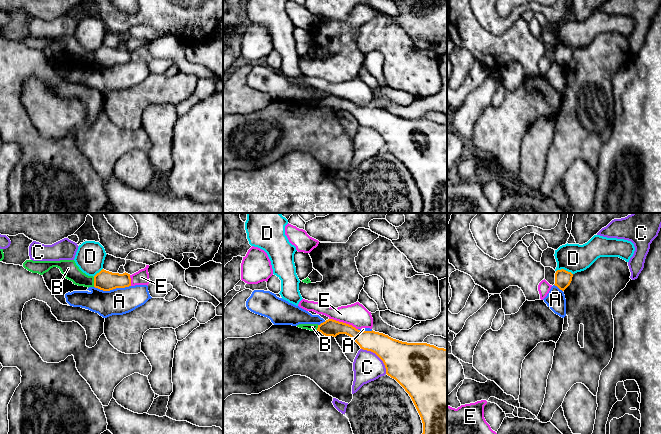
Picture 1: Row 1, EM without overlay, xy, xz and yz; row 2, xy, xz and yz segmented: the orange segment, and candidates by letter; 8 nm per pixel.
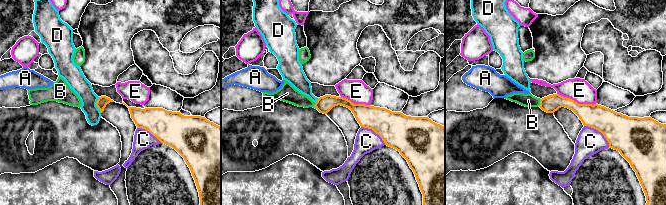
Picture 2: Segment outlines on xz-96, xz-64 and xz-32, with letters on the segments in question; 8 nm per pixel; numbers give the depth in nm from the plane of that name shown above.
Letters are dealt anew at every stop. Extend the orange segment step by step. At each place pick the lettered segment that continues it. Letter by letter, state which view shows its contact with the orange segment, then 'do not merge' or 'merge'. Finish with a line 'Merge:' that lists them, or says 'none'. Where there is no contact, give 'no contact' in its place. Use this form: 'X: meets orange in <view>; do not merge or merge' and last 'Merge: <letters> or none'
A: meets orange in xy; do not merge
B: meets orange in xy; do not merge
C: meets orange in xz; do not merge
D: meets orange in yz; do not merge
E: meets orange in xz; do not merge
Merge: none

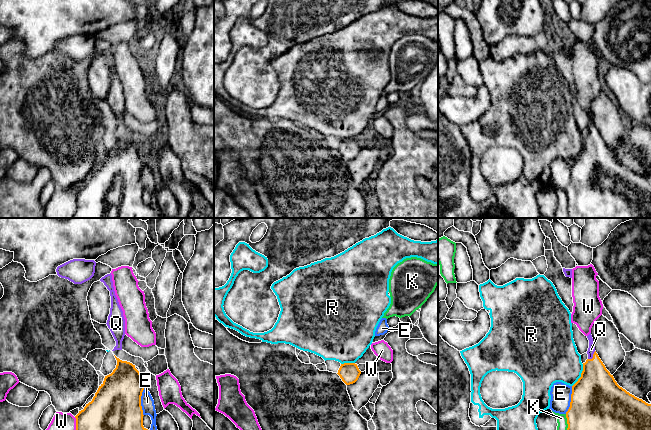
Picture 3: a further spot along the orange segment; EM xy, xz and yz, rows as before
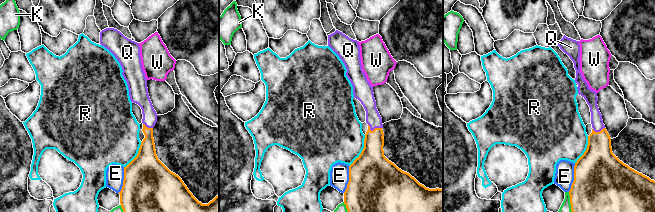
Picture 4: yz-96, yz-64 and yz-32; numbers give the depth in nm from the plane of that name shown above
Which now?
E: meets orange in xy; do not merge
K: meets orange in yz; do not merge
Q: meets orange in yz; merge
R: meets orange in yz; do not merge
W: meets orange in xy; do not merge
Merge: Q

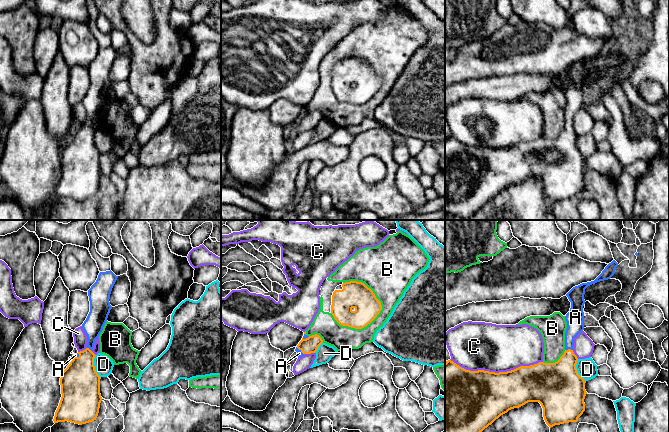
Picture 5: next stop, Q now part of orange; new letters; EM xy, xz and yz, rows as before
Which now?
A: meets orange in yz; merge
B: meets orange in xz; do not merge
C: meets orange in yz; do not merge
D: meets orange in xy; do not merge
Merge: A

